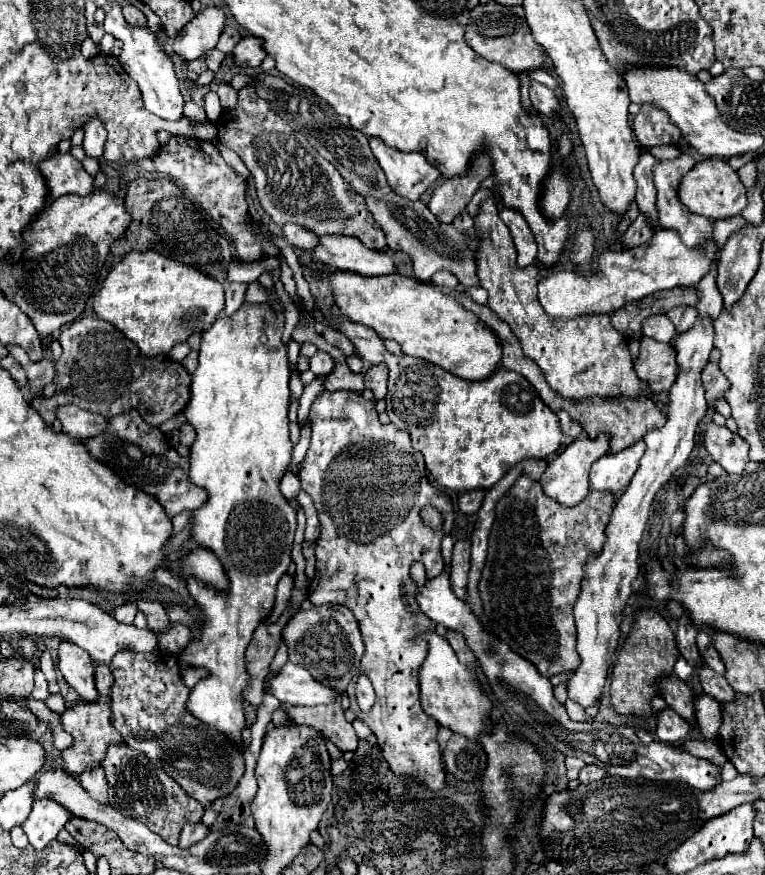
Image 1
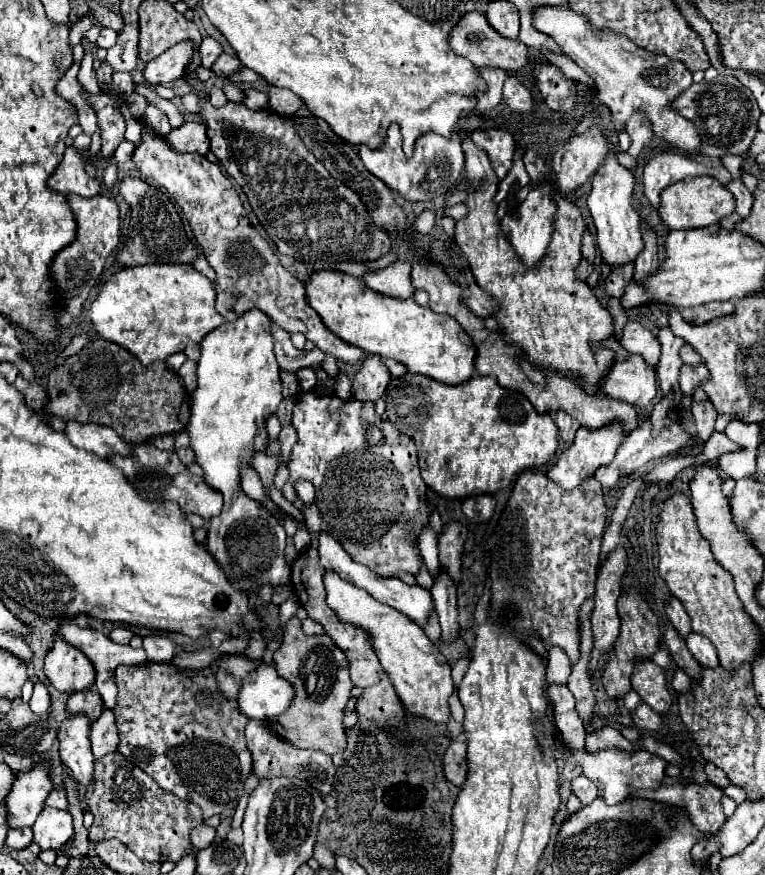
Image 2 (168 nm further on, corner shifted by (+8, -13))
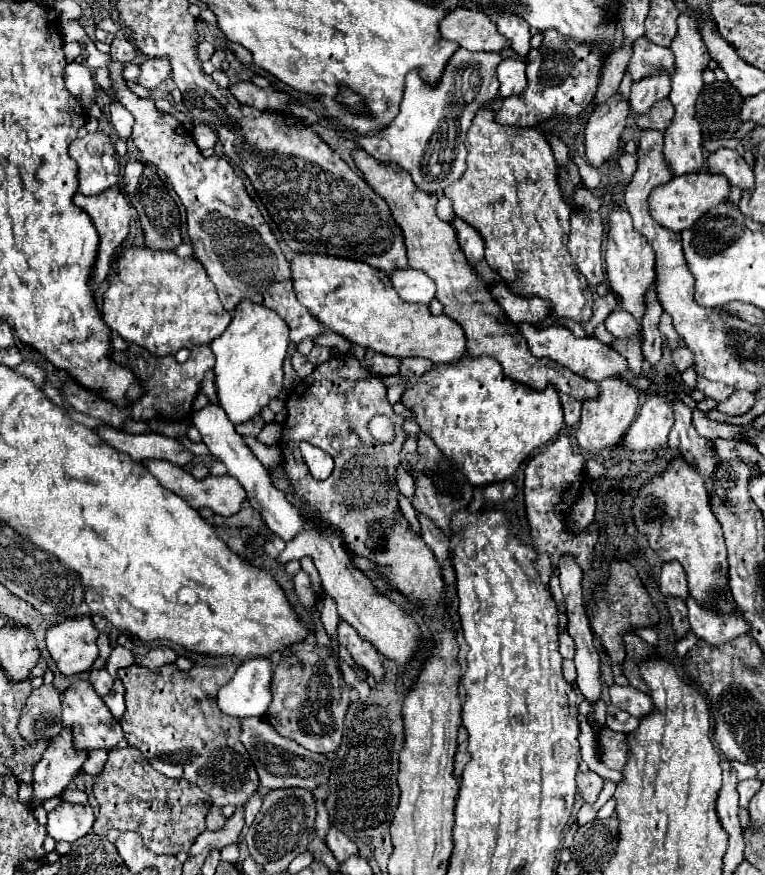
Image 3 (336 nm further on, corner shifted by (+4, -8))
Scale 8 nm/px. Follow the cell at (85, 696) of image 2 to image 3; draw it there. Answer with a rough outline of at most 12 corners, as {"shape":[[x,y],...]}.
{"shape":[[105,667],[91,669],[89,681],[99,697],[111,691],[113,679]]}

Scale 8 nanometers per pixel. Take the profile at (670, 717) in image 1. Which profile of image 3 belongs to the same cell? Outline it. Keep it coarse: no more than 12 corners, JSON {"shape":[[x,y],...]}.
{"shape":[[629,687],[609,689],[611,705],[641,719],[653,707],[651,697]]}

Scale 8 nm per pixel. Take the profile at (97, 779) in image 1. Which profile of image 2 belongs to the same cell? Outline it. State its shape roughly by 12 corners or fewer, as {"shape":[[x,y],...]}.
{"shape":[[67,716],[59,726],[61,762],[79,786],[93,778],[91,720]]}

